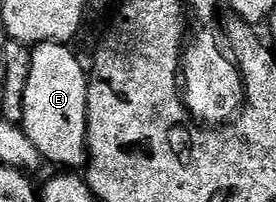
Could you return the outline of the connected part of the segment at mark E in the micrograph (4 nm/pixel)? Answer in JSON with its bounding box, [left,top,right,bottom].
[20,44,89,170]

